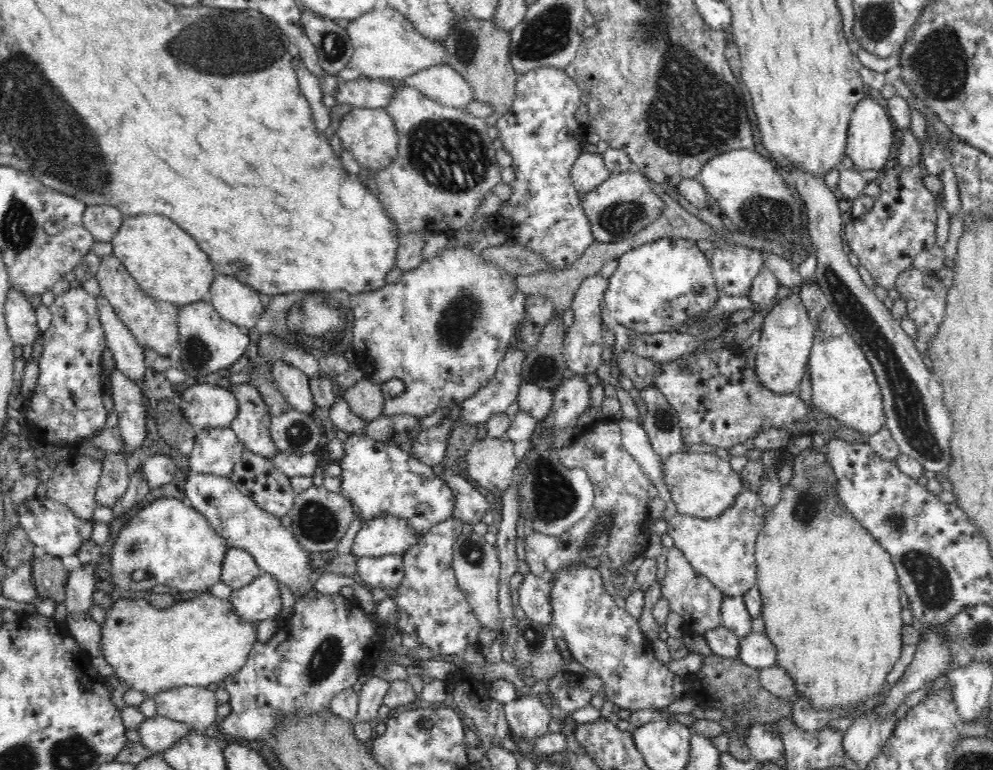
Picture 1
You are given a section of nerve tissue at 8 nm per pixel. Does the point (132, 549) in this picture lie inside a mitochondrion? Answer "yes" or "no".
yes

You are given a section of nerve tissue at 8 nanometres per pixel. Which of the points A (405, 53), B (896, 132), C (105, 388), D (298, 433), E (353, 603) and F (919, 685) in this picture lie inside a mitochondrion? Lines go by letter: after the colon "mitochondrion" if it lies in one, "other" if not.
A: other
B: other
C: other
D: mitochondrion
E: other
F: other

